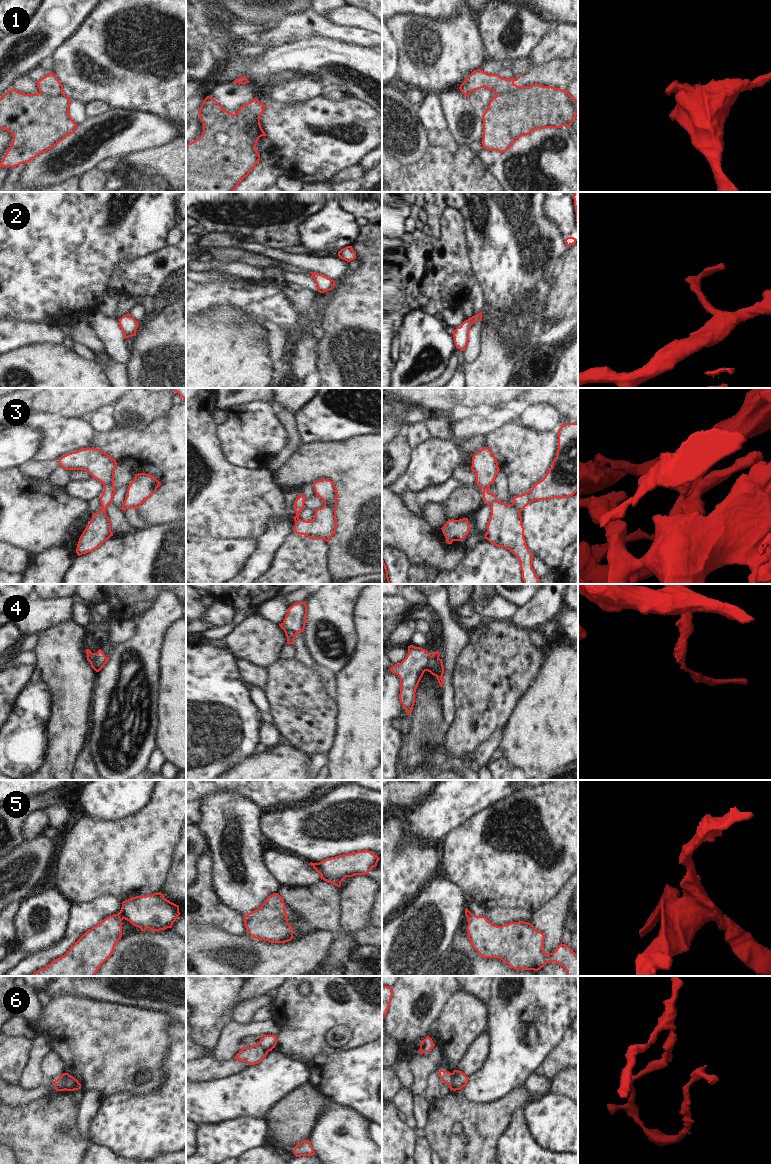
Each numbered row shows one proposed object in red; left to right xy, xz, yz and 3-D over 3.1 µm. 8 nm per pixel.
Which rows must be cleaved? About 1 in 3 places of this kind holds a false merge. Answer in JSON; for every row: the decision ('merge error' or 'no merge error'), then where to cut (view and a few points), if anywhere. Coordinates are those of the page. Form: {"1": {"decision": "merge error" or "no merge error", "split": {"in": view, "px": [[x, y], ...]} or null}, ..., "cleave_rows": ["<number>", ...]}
{"1": {"decision": "merge error", "split": {"in": "xz", "px": [[243, 105], [258, 119], [256, 125]]}}, "2": {"decision": "no merge error", "split": null}, "3": {"decision": "no merge error", "split": null}, "4": {"decision": "merge error", "split": {"in": "yz", "px": [[438, 656], [432, 656], [429, 659], [425, 670]]}}, "5": {"decision": "merge error", "split": {"in": "xy", "px": [[119, 912], [124, 918]]}}, "6": {"decision": "merge error", "split": {"in": "xy", "px": [[66, 1073], [65, 1089]]}}, "cleave_rows": ["1", "4", "5", "6"]}

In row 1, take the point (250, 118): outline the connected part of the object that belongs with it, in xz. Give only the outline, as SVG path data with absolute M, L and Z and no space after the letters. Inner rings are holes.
M244 105L240 107L238 110L242 116L242 118L249 124L249 125L257 125L259 123L259 119L251 112L248 112Z

